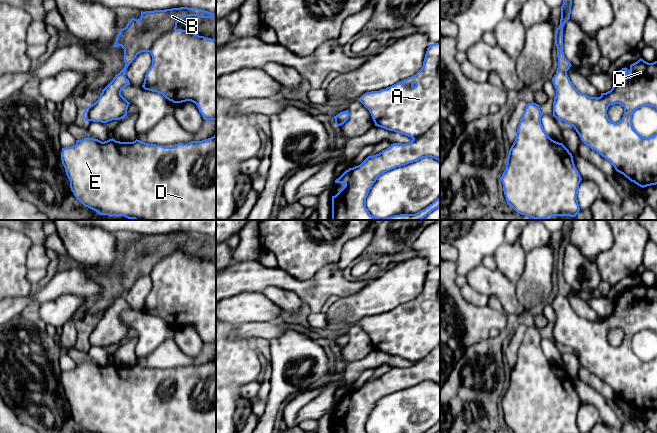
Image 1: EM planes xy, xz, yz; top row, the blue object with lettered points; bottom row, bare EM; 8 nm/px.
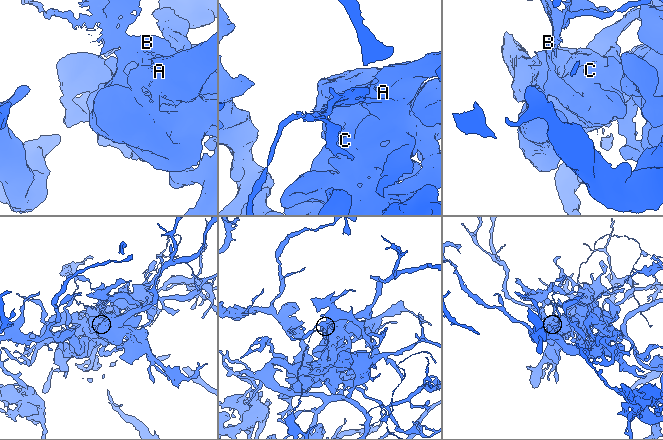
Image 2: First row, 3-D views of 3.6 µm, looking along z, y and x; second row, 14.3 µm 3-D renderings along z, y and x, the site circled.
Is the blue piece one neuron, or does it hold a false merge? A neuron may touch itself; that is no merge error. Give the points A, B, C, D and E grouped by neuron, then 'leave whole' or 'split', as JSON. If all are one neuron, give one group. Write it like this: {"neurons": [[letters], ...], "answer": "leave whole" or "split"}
{"neurons": [["A", "C", "D", "E"], ["B"]], "answer": "split"}

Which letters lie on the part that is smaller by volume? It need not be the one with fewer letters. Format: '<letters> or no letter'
B

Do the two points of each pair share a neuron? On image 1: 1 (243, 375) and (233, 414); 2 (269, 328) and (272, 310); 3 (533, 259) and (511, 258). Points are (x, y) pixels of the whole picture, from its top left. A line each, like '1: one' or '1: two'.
1: one
2: two
3: two

